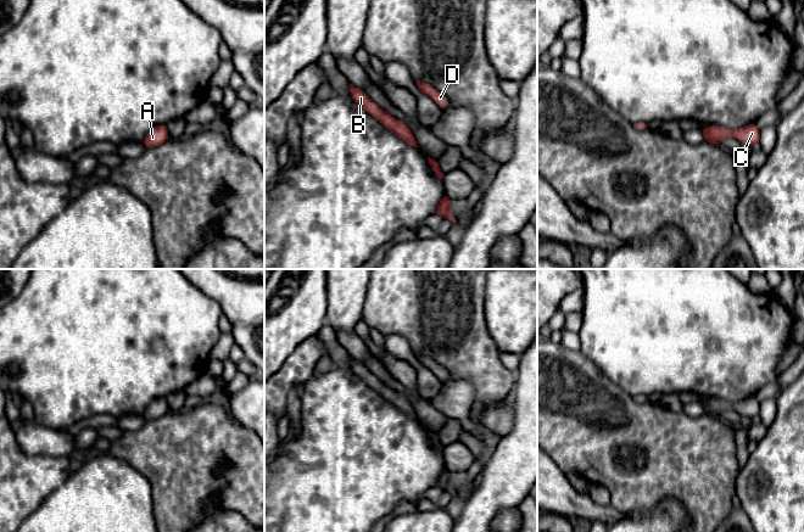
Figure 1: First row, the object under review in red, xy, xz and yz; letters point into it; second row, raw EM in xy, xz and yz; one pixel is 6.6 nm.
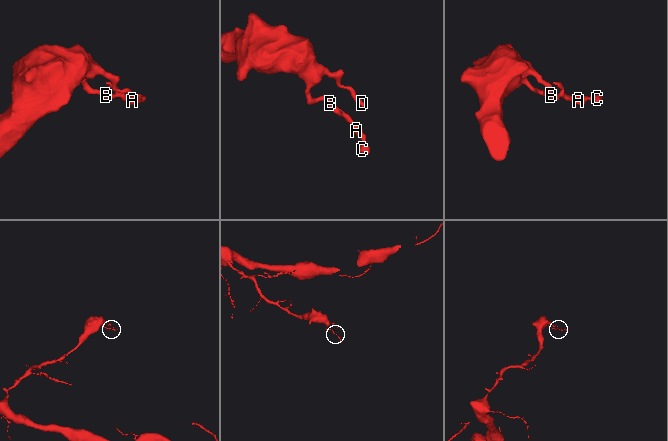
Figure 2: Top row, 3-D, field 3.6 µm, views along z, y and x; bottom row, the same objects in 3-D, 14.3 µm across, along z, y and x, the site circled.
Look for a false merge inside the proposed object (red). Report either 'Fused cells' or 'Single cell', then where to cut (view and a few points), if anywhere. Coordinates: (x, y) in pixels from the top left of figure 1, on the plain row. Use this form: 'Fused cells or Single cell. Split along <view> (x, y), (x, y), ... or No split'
Single cell. No split

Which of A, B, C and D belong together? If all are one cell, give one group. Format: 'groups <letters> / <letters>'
groups A B C D

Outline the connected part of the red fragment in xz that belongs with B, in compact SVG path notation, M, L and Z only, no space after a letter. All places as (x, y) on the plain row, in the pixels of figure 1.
M350 355L350 365L353 374L375 390L385 401L391 403L409 418L419 420L408 399L391 390L389 386L384 385L364 364L358 363L353 357Z

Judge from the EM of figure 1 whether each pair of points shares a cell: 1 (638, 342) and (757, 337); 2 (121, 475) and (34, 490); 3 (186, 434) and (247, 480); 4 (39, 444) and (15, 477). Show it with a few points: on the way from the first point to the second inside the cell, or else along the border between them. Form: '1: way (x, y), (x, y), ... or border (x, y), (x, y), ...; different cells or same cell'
1: way (668, 337), (727, 337); same cell
2: border (76, 463), (71, 474), (40, 505); different cells
3: way (204, 438), (213, 438), (238, 463); same cell
4: border (14, 432), (17, 444), (26, 453), (60, 457); different cells

